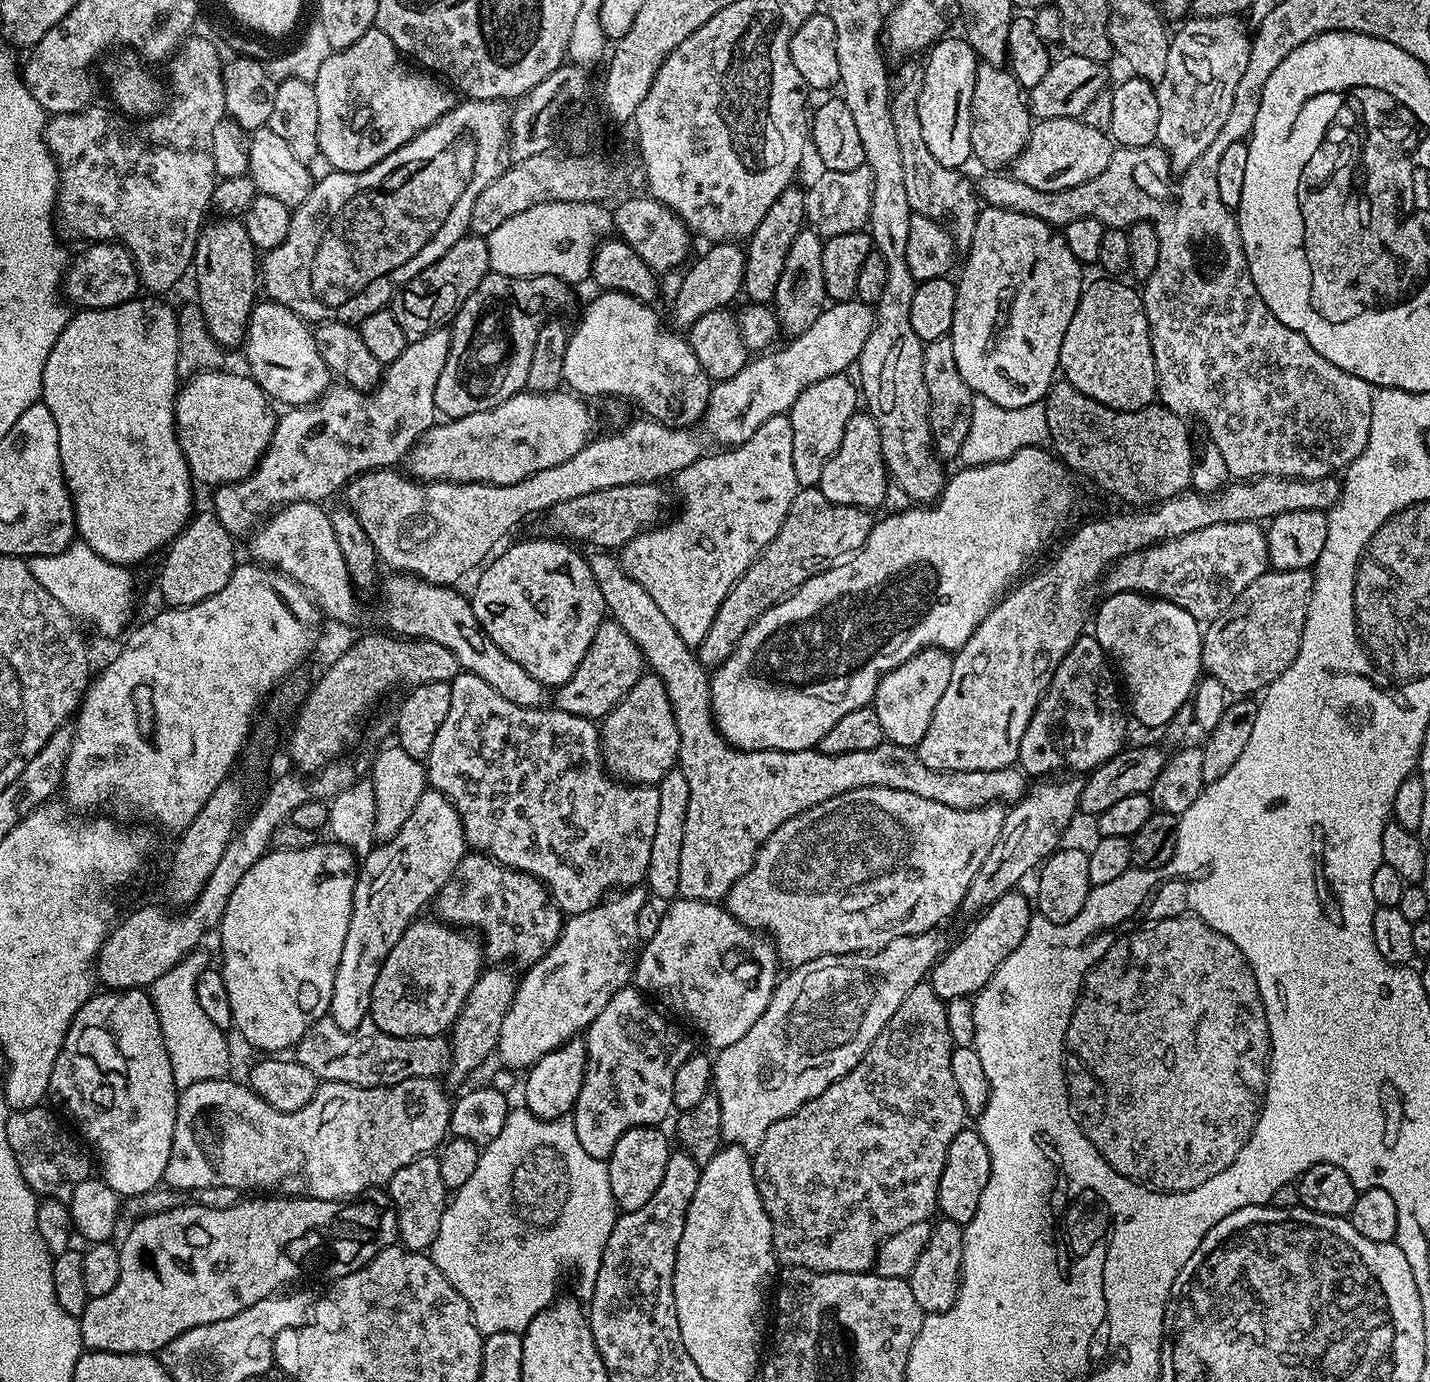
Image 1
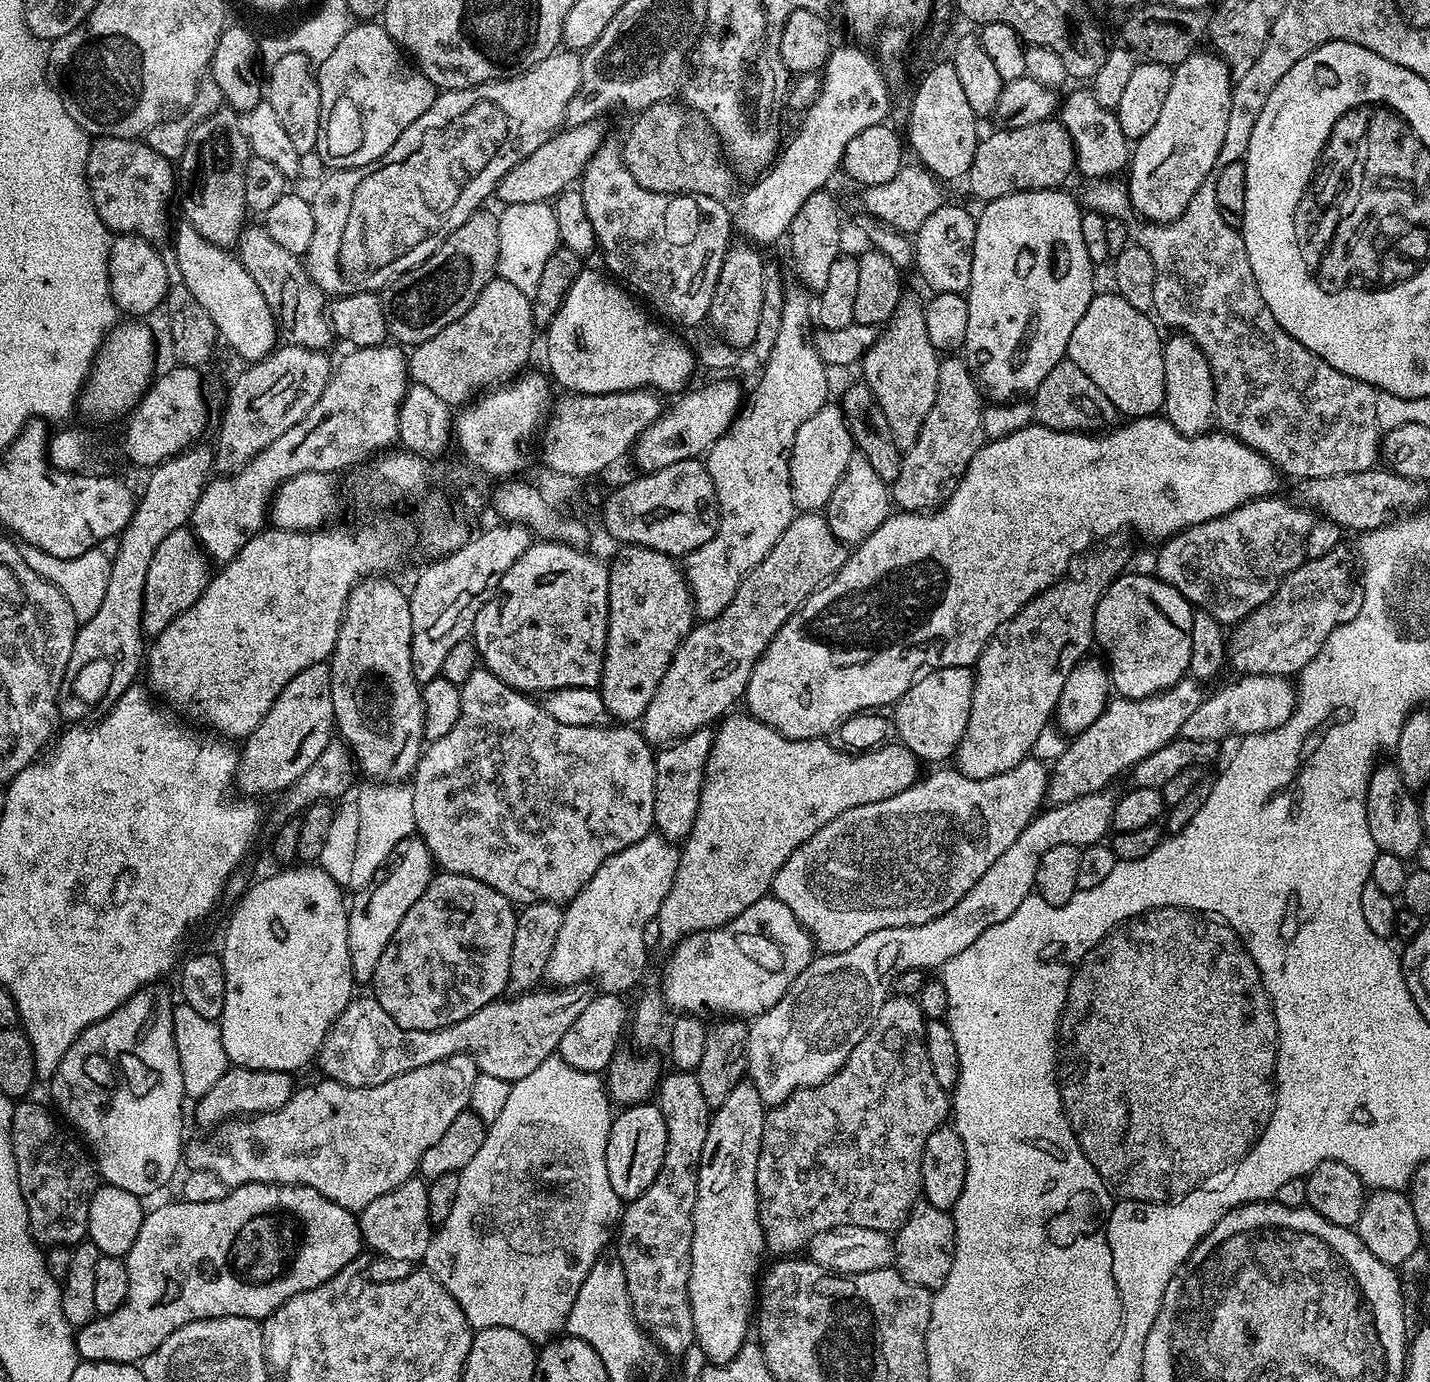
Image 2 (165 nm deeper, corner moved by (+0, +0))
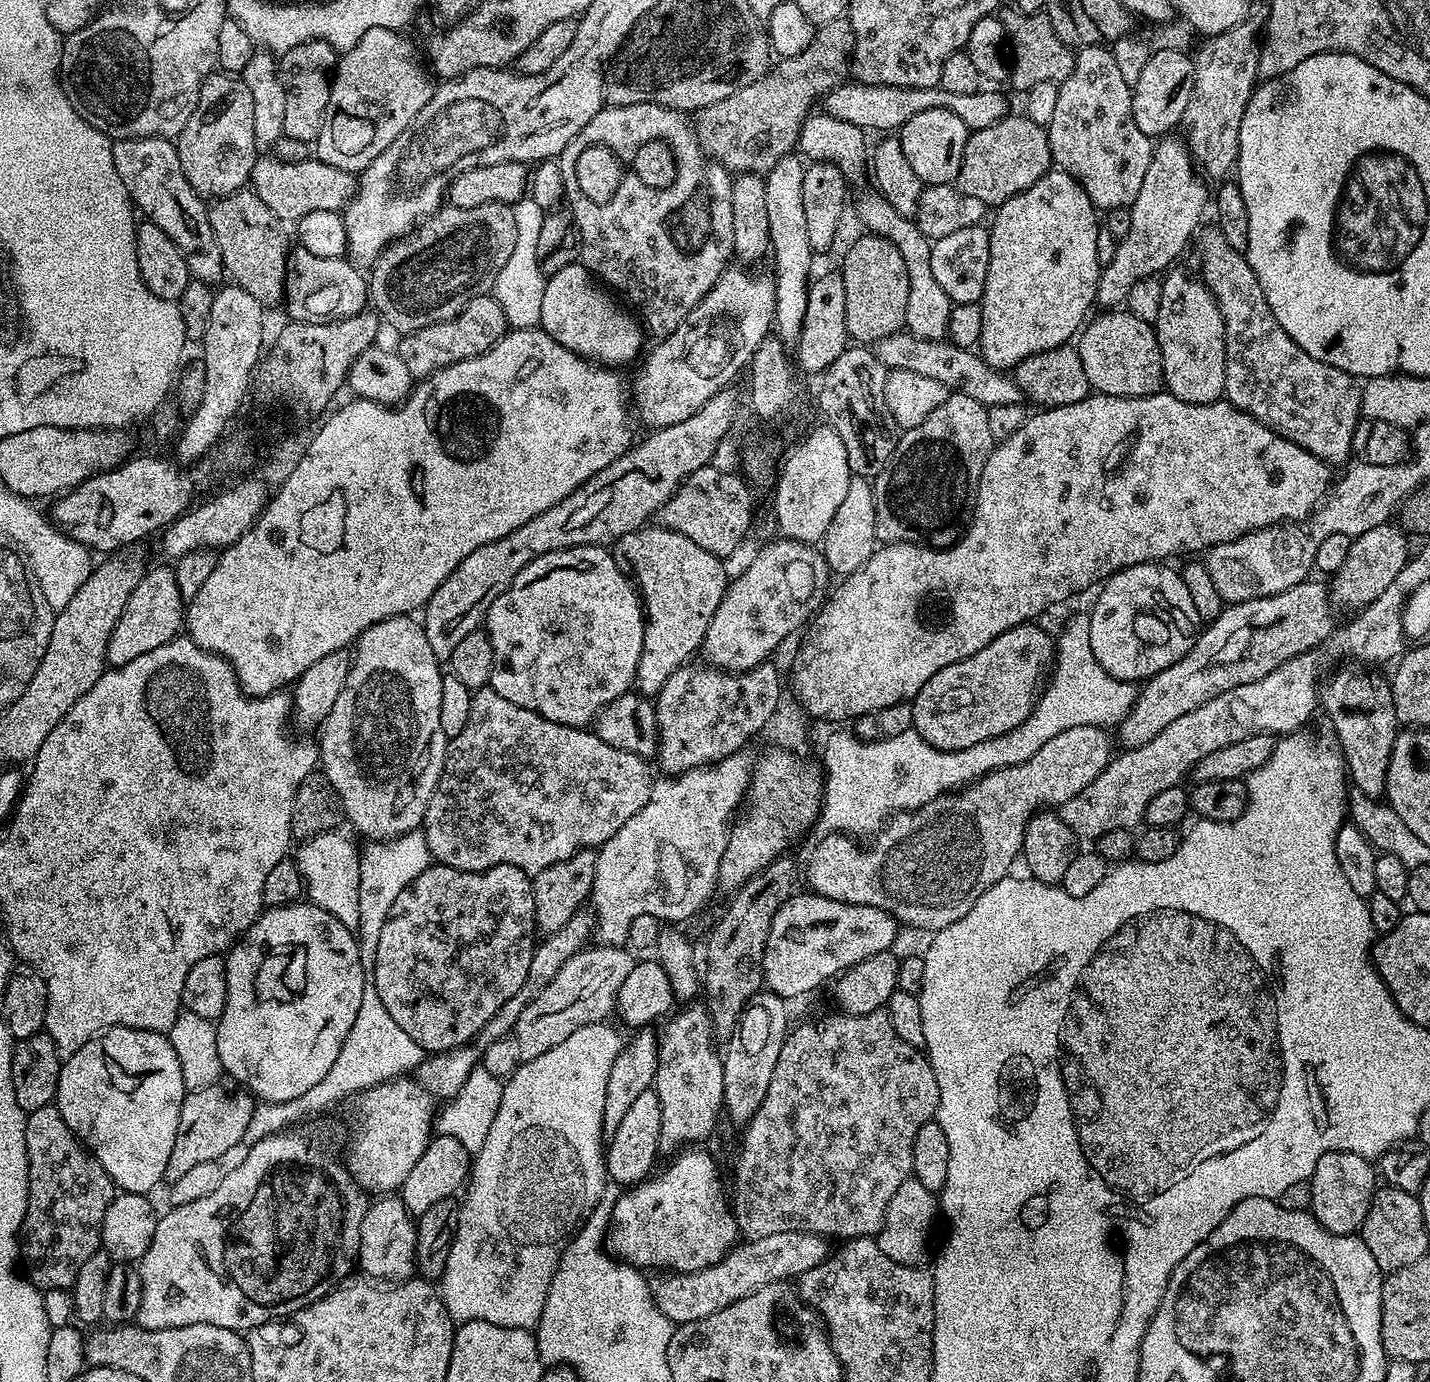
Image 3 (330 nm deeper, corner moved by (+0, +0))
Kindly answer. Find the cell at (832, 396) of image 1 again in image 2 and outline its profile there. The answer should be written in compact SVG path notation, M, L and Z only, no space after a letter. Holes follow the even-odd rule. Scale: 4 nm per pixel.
M839 403L824 404L818 414L798 426L788 465L792 500L800 512L820 512L827 509L830 494L834 494L838 478L846 474L846 466L850 463L853 451L852 435Z

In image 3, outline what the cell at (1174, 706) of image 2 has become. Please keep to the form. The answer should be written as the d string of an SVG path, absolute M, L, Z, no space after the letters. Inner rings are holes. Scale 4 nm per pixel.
M1315 578L1304 580L1298 586L1273 596L1228 604L1220 611L1218 618L1211 621L1197 635L1194 646L1190 646L1190 650L1181 660L1143 681L1142 687L1137 691L1131 712L1118 725L1123 747L1137 748L1158 738L1158 734L1162 734L1162 730L1166 730L1170 722L1182 718L1182 714L1190 714L1190 710L1198 710L1198 706L1218 698L1218 694L1226 694L1226 690L1246 686L1246 682L1258 682L1258 678L1266 678L1266 674L1282 666L1282 662L1323 644L1338 627L1335 610L1337 611L1330 595L1329 585L1319 584Z

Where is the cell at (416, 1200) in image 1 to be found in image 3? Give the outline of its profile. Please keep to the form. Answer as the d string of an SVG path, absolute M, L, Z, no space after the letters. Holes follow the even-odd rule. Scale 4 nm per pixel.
M384 1194L369 1203L360 1227L358 1268L365 1272L365 1277L376 1282L411 1280L417 1275L416 1220L399 1195Z

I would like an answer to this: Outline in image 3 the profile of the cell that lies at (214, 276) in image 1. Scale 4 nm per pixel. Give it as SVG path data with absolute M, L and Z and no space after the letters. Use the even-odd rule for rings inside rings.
M212 71L202 82L198 106L194 106L190 122L186 122L174 143L178 150L178 162L182 162L182 174L186 174L190 186L194 186L200 196L219 198L241 191L249 183L252 168L258 159L254 98L244 79L231 72Z

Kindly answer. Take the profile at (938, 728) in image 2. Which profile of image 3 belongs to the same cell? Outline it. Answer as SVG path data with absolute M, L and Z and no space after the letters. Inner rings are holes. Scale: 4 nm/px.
M1029 622L1014 626L1006 634L998 634L998 638L994 638L986 646L982 646L982 650L978 650L978 654L970 654L970 658L962 658L958 662L938 670L938 674L934 674L934 678L930 678L930 682L926 682L926 686L922 686L922 690L918 690L918 694L910 701L912 705L912 727L916 733L926 742L930 742L930 746L934 746L938 750L966 750L966 746L978 746L978 742L986 742L990 738L998 738L1002 734L1014 730L1022 722L1026 722L1026 718L1032 713L1032 708L1036 705L1038 699L1038 689L1042 684L1040 675L1043 674L1044 667L1047 664L1049 667L1054 660L1053 637L1051 635L1048 637L1038 625L1039 623Z

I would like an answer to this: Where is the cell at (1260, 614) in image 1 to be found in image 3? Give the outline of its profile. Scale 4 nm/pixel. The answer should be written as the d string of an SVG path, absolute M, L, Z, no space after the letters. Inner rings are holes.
M1392 522L1374 526L1374 530L1366 530L1366 534L1355 537L1346 554L1346 562L1342 562L1340 569L1331 577L1330 595L1333 601L1352 610L1365 608L1374 602L1374 598L1378 598L1378 594L1382 594L1382 590L1398 578L1398 570L1402 570L1410 559L1407 539L1409 537L1404 529Z

